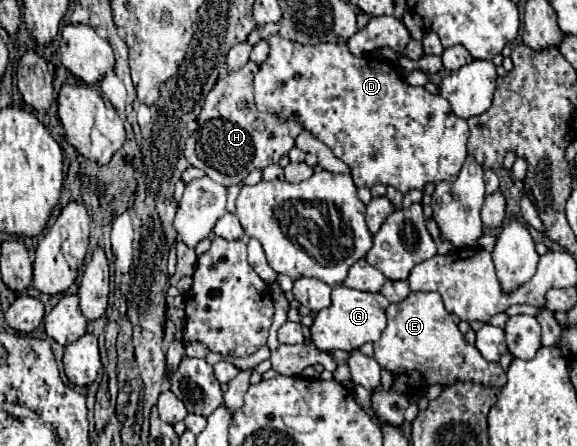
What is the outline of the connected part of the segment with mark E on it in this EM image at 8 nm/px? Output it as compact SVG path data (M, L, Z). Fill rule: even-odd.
M410 292L406 300L390 304L386 316L388 326L382 332L382 338L374 342L374 360L382 370L388 370L394 376L392 392L410 396L422 388L436 384L448 388L456 382L474 382L498 390L504 388L504 368L498 362L484 360L478 348L466 342L438 292Z

